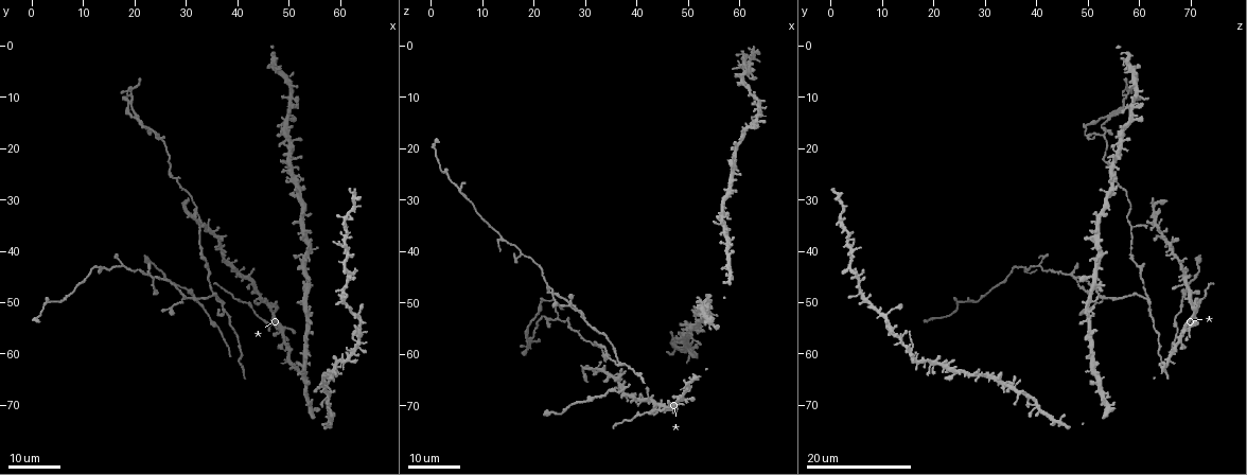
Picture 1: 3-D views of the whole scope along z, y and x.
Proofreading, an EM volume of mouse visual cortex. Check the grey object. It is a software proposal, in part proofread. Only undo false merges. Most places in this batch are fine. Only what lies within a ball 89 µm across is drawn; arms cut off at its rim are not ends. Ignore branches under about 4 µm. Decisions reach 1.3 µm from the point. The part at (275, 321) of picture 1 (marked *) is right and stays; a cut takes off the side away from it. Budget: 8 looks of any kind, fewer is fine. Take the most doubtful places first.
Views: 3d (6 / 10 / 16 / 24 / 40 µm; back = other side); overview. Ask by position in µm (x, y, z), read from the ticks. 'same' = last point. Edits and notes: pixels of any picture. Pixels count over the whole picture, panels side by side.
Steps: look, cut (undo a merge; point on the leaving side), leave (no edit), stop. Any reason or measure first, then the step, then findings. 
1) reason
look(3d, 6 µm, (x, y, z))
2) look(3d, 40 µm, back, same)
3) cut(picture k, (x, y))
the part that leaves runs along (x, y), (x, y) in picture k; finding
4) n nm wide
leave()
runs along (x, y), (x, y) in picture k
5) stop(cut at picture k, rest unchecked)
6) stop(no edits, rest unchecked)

side arm on a straight run
look(3d, 24 µm, (36.0, 49.0, 61.5))

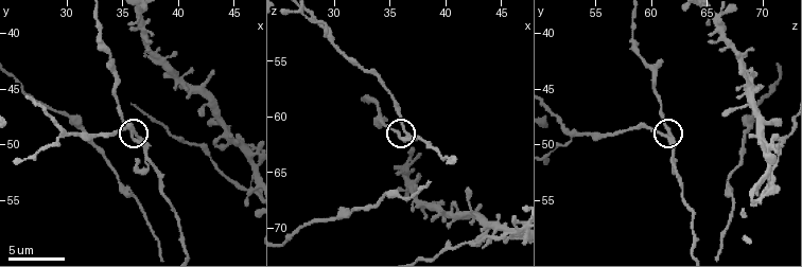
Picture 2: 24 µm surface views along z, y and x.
look(3d, 10 µm, (36.2, 49.4, 61.2))

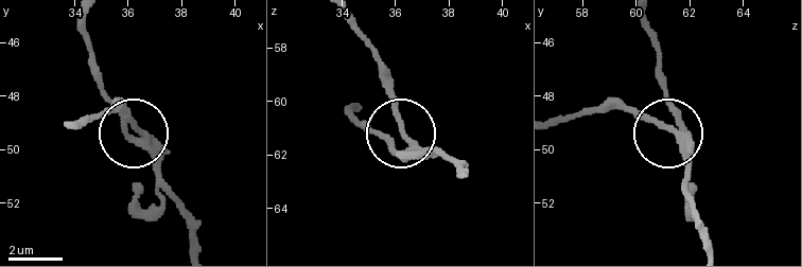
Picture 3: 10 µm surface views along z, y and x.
240 nm wide
leave()
runs along (642, 20), (661, 61), (693, 196) in picture 3; all the same neuron

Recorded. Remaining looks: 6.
two arms in line, one across
look(3d, 24 µm, (23.5, 45.5, 48.0))

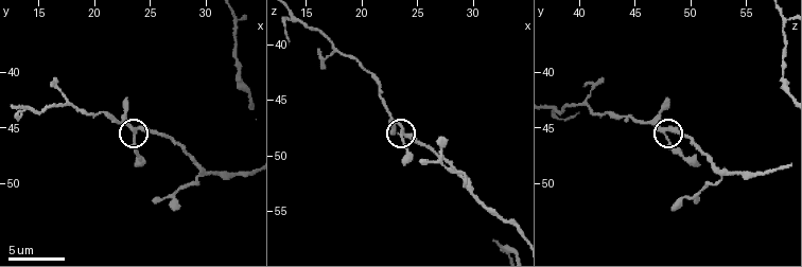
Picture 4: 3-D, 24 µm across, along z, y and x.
look(3d, 10 µm, (23.8, 45.6, 47.6))

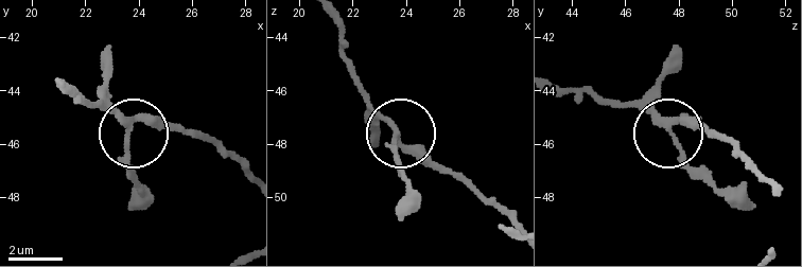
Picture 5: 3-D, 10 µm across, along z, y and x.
3 arms
leave()
runs along (246, 170), (192, 134), (137, 122), (129, 128), (137, 188) in picture 5; one neuron here

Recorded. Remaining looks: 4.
three arms meet
look(3d, 10 µm, (29.4, 48.8, 52.4))

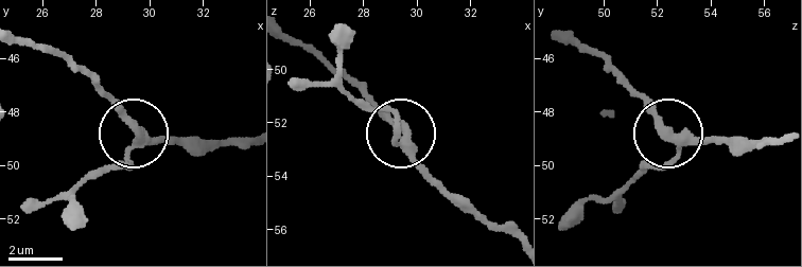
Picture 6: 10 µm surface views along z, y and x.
300 nm wide
leave()
one neuron here

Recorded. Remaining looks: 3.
calibre changes
look(3d, 24 µm, (24.0, 17.5, 49.0))

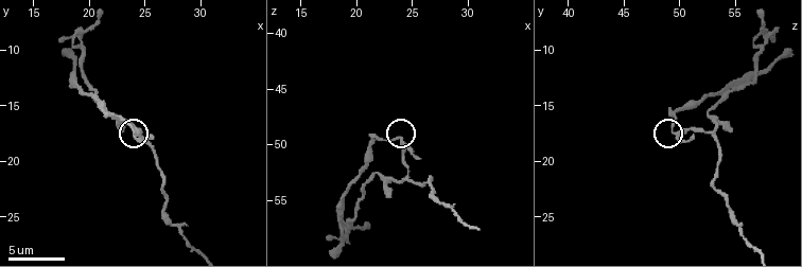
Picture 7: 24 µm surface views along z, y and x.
closer look
look(3d, 6 µm, (23.8, 17.6, 49.6))

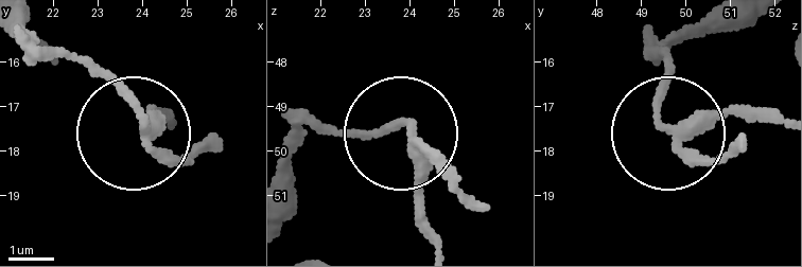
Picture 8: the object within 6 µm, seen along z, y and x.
3 arms
cut(picture 8, (182, 156))
a second neuron is stuck on

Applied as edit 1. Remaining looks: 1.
stop(cut at picture 8, rest unchecked)

